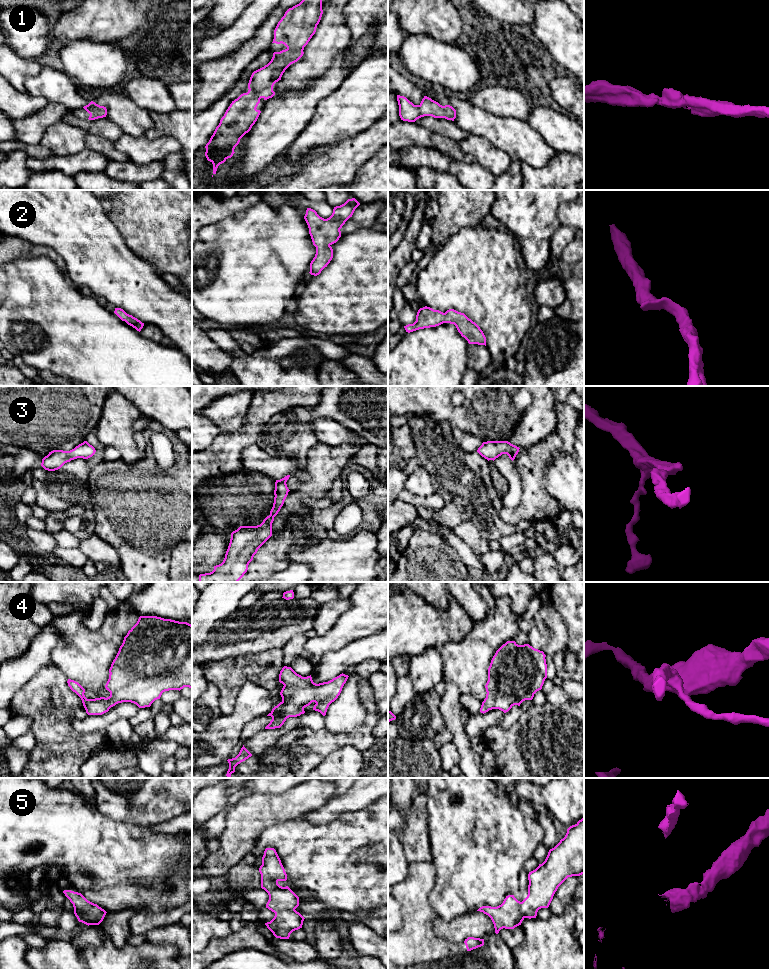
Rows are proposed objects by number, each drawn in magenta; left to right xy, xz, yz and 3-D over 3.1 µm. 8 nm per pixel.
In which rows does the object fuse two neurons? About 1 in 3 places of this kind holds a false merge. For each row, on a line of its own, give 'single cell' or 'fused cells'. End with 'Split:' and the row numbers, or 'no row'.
1: single cell
2: single cell
3: single cell
4: single cell
5: single cell
Split: no row

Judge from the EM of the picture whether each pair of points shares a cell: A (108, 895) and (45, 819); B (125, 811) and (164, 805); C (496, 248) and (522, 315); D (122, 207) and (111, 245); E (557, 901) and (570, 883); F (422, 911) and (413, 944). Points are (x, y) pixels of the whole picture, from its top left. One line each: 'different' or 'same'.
A: same
B: same
C: same
D: different
E: same
F: same

